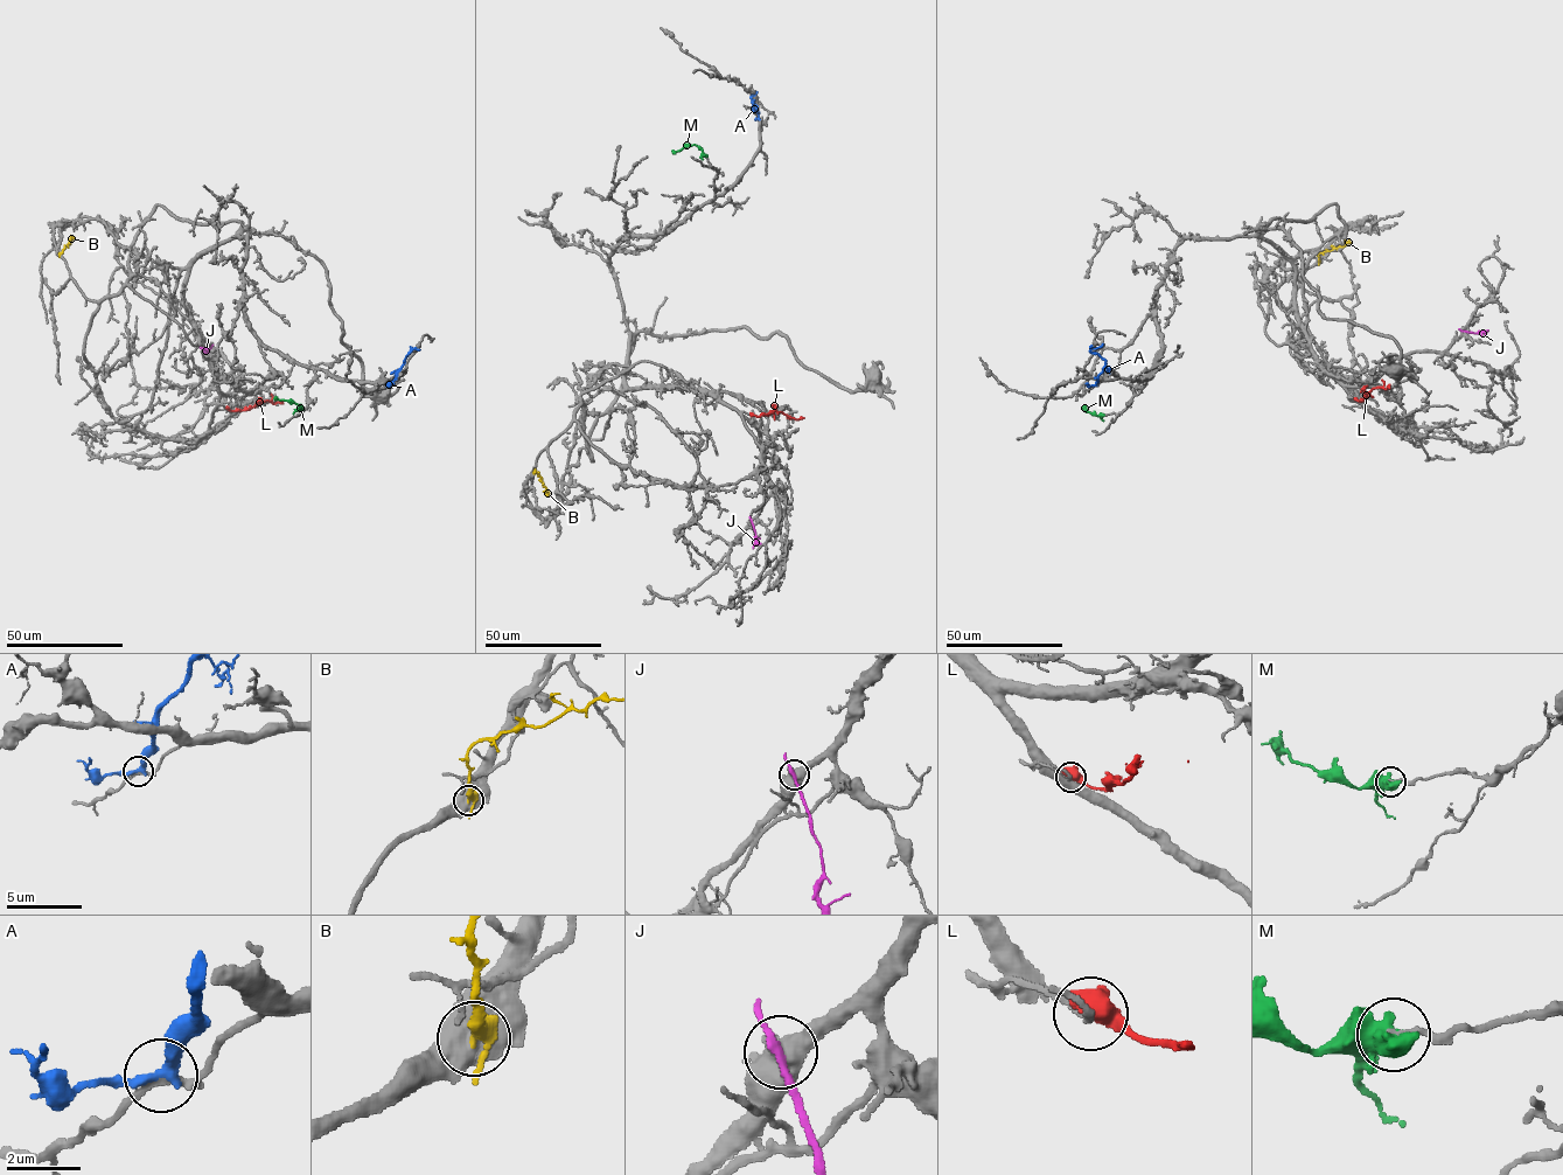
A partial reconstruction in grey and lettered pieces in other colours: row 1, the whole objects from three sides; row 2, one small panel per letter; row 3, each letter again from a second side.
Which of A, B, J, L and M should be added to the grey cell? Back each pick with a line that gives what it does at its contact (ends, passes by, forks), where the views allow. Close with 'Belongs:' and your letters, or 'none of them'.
Belongs: none of them

